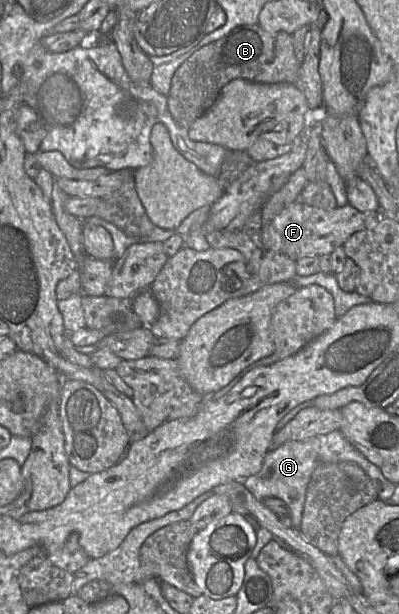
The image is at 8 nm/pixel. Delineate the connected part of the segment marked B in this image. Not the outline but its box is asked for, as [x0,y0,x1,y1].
[167,24,300,130]

